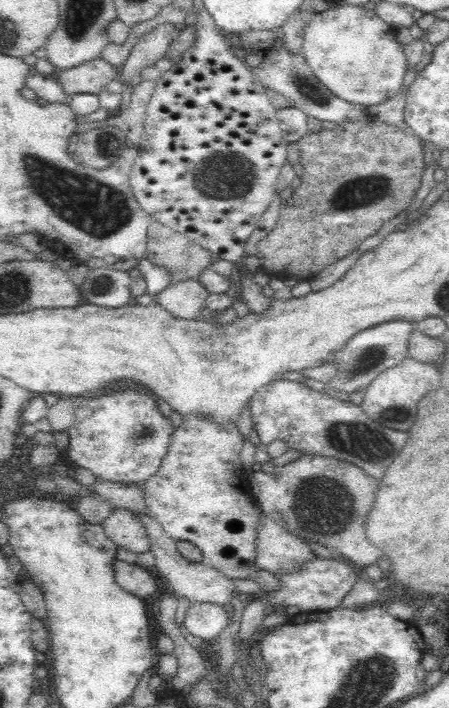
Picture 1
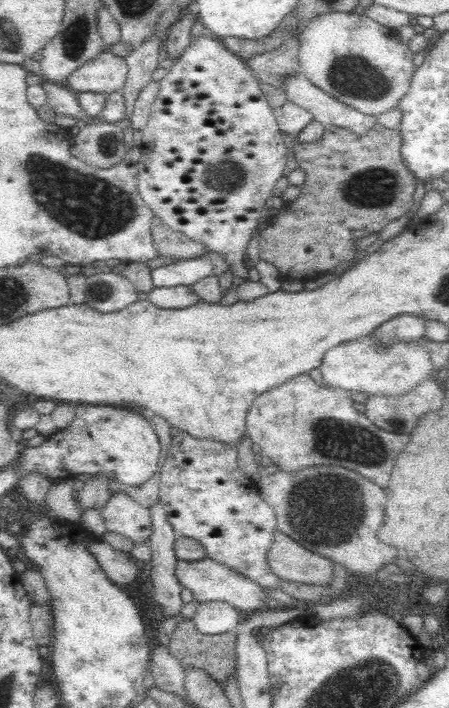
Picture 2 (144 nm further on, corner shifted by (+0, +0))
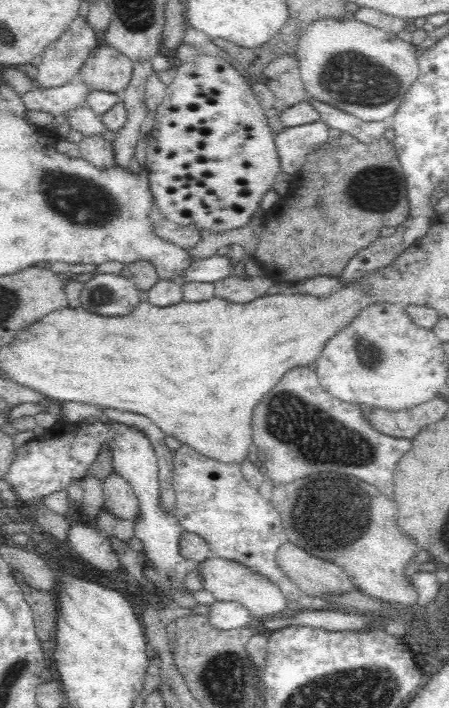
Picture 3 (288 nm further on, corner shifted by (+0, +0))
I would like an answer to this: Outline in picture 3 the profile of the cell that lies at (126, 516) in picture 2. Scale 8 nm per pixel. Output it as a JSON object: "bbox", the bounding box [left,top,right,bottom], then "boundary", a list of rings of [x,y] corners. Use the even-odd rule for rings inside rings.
{"bbox":[104,472,140,522],"boundary":[[[112,472],[104,480],[104,506],[108,506],[108,510],[112,510],[114,516],[124,518],[124,520],[132,520],[134,522],[136,516],[140,516],[138,500],[136,500],[134,490],[116,472]]]}

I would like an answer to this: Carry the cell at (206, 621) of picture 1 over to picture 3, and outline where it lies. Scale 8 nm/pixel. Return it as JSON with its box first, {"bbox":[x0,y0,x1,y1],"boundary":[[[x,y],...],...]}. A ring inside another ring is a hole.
{"bbox":[208,602,252,632],"boundary":[[[216,602],[208,608],[208,618],[218,630],[232,632],[246,628],[252,620],[252,614],[240,602]]]}

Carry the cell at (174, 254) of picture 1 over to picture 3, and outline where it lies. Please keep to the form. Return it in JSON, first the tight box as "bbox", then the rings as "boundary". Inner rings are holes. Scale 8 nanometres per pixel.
{"bbox":[150,202,202,250],"boundary":[[[152,202],[150,220],[154,222],[154,224],[152,224],[152,226],[154,226],[154,232],[156,232],[162,240],[172,242],[172,244],[178,246],[178,248],[192,250],[192,248],[200,242],[200,238],[202,238],[200,230],[192,230],[192,228],[186,228],[186,226],[176,224],[176,222],[170,222],[170,220],[160,212],[160,208],[156,206],[156,202]]]}

